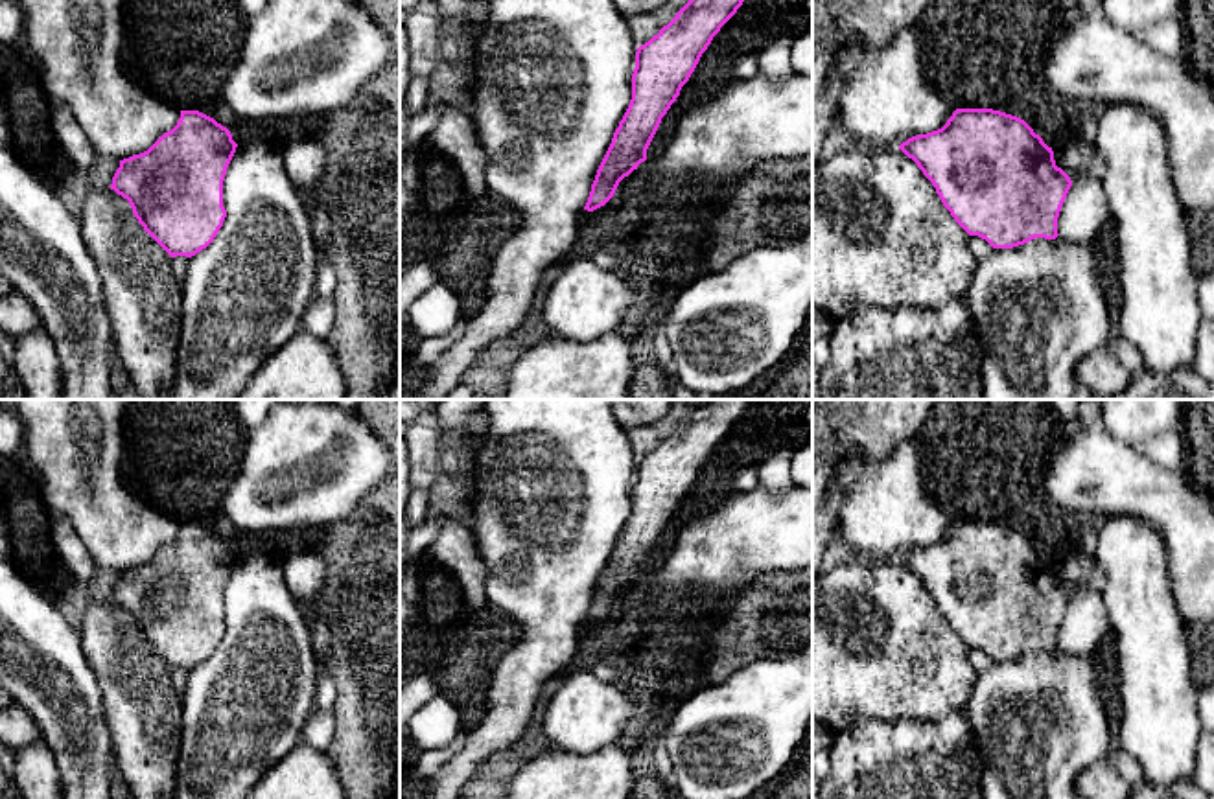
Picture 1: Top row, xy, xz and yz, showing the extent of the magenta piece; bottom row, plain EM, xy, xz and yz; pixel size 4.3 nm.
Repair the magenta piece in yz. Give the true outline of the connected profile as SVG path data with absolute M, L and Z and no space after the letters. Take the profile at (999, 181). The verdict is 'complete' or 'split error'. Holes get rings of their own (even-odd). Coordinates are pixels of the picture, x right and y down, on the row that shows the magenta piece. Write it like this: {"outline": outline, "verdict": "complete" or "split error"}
{"outline": "M956 109L947 123L899 145L932 182L943 206L969 234L993 249L1013 249L1035 237L1056 239L1057 217L1072 186L1054 151L1021 118L993 109Z", "verdict": "complete"}

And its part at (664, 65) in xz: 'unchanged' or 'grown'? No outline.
unchanged

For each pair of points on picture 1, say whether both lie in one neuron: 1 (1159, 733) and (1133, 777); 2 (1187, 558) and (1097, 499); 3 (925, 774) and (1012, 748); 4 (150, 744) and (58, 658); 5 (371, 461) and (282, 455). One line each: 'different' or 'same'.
1: different
2: same
3: different
4: different
5: same

